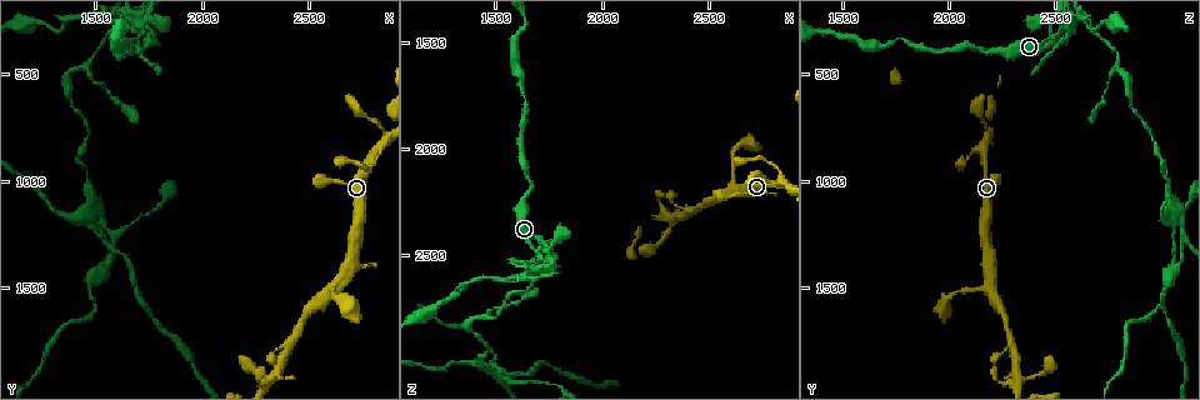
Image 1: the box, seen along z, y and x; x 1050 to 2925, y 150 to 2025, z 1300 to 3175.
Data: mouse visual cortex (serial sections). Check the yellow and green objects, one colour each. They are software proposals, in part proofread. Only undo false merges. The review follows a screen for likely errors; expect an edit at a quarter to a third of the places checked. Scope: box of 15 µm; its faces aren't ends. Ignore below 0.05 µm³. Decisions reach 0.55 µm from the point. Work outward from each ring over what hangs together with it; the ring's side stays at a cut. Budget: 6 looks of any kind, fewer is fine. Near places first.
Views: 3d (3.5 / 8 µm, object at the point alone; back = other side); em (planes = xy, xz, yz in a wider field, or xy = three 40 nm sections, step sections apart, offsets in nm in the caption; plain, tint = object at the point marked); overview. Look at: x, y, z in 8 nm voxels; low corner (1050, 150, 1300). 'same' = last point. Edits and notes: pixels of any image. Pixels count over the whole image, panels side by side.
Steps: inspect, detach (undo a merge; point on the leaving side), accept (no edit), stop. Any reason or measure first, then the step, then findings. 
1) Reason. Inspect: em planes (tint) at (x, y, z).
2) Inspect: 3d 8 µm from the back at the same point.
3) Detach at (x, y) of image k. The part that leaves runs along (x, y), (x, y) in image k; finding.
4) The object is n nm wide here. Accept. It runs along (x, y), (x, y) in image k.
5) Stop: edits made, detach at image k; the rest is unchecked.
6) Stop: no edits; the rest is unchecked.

Thick turns thin. Inspect: 3d 3.5 µm at (1710, 290, 2530).

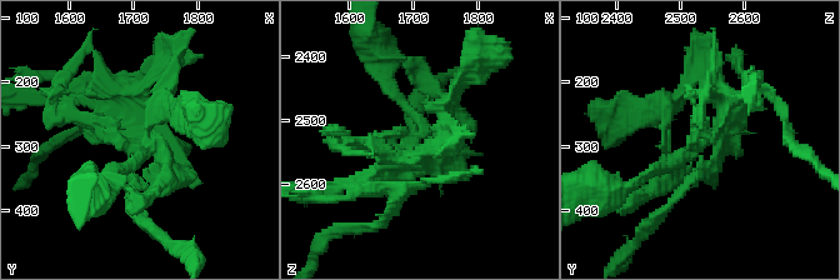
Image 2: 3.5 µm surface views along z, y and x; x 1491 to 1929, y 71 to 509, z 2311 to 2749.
Need the tissue. Inspect: em xy step 5 (tint) at (1715, 300, 2525).

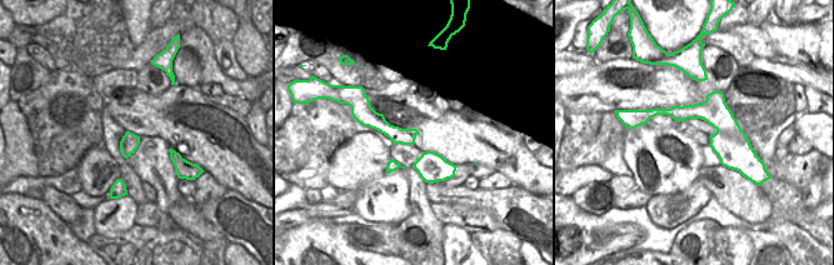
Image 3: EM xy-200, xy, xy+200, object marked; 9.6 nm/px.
Inspect: em xy step 3 (tint) at the same point.

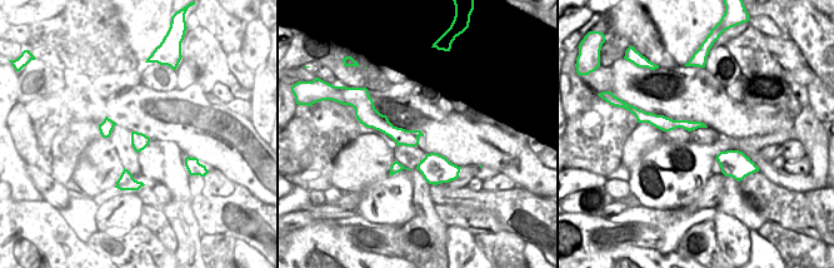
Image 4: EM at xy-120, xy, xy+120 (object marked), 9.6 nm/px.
Detach at (393, 136) of image 2. The part that leaves runs along (406, 106), (418, 158), (379, 173) in image 2; two cells meet here.

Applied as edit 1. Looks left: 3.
Inspect: overview.

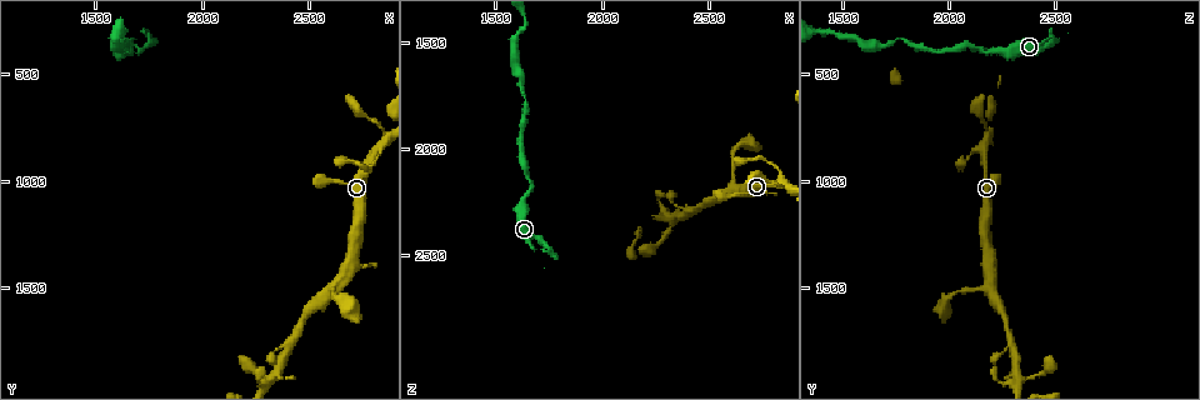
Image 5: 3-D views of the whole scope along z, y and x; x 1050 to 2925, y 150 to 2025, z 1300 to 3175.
Three-way junction. Inspect: 3d 3.5 µm at (2820, 860, 2160).

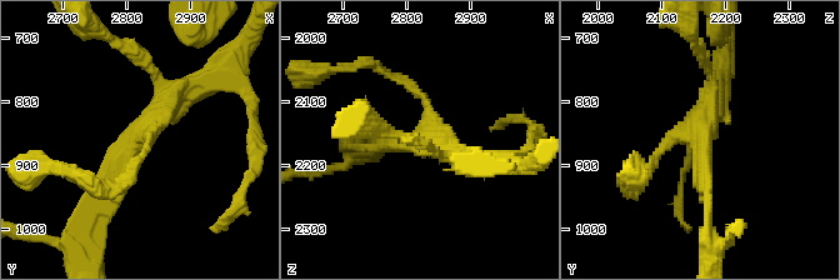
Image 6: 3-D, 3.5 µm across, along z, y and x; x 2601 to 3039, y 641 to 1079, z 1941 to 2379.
3 arms meet here; the arms are 150, 200, 250 nm wide; shape alone is not enough. Inspect: em xy step 2 (tint) at (2825, 845, 2160).

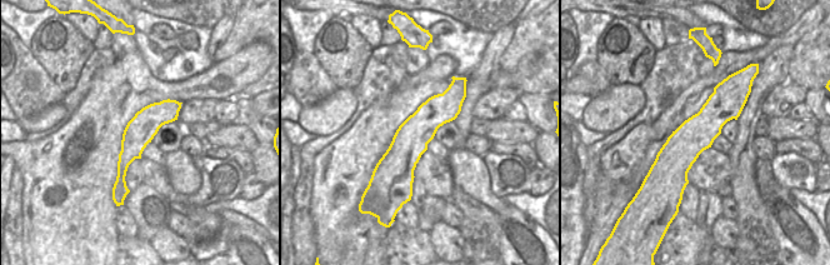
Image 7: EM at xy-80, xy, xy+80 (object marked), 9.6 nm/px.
Accept. It runs along (99, 205), (169, 101), (149, 68) in image 6; one cell here.

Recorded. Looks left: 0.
Stop: edits made, detach at image 2; the rest is unchecked.

